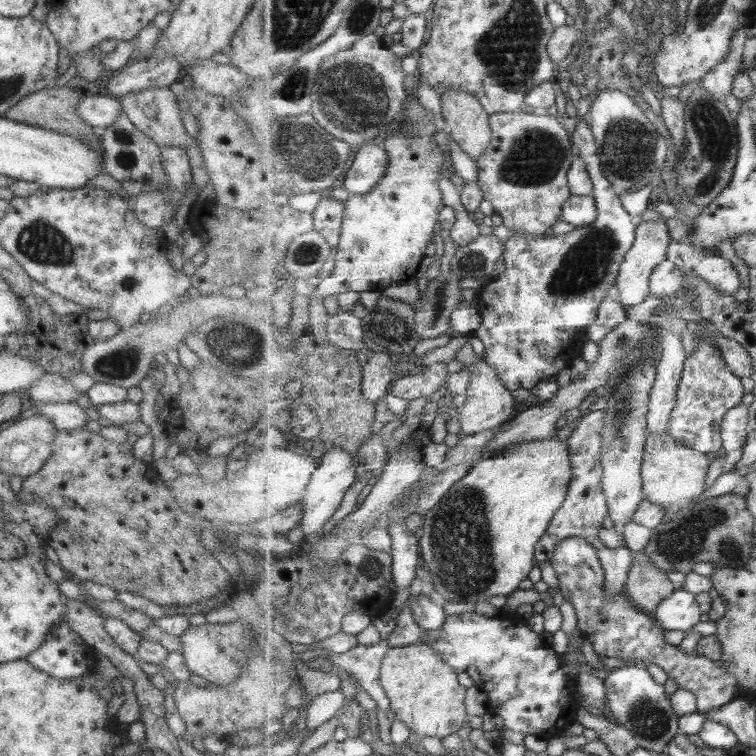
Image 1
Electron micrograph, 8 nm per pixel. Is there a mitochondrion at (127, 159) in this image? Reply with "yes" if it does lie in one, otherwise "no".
yes

